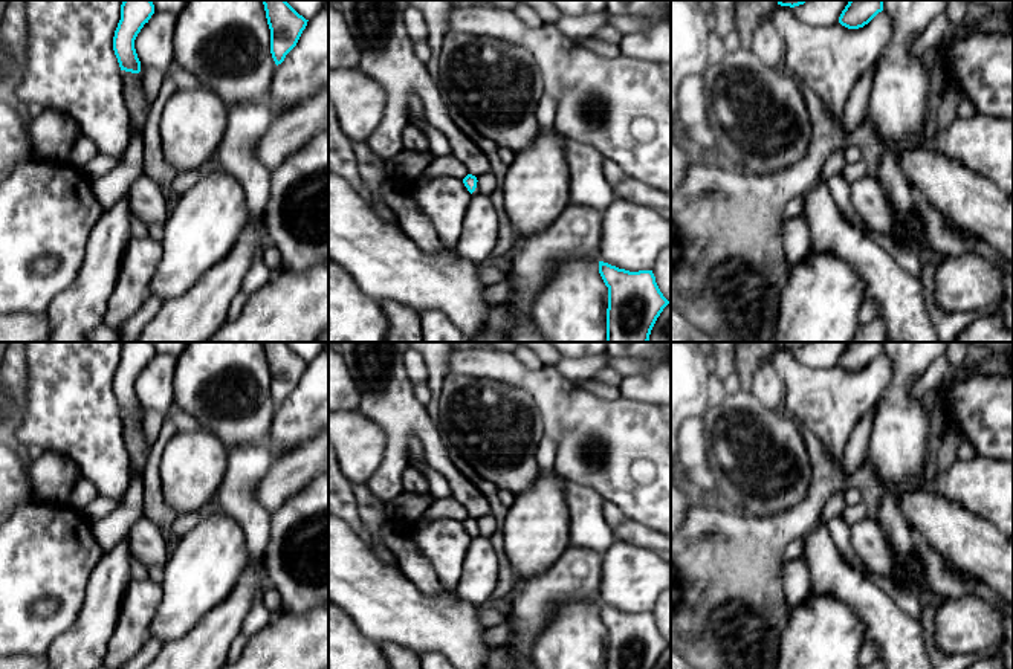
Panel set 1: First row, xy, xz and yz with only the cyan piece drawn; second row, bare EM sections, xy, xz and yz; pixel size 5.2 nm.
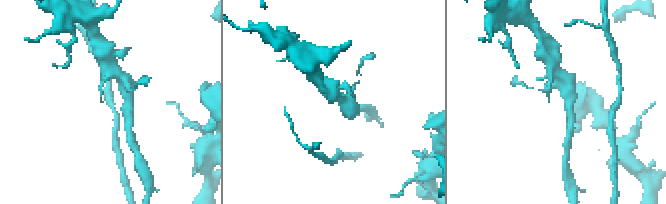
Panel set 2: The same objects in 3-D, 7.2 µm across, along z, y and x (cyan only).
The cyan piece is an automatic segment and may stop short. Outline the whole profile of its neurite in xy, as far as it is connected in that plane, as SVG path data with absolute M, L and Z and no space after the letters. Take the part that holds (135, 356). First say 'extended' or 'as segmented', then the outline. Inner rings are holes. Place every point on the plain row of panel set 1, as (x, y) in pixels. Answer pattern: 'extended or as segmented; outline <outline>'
as segmented; outline M124 342L121 347L121 362L113 379L113 393L121 412L139 415L141 403L134 391L134 382L145 365L154 356L151 342Z

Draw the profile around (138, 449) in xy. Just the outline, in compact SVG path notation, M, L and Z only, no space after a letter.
M141 406L139 415L121 412L121 419L124 425L124 441L130 457L130 469L142 475L150 454L142 428L144 409Z

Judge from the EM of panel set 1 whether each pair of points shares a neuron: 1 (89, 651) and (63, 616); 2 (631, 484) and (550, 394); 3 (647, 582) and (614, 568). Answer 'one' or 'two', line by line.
1: two
2: one
3: one

